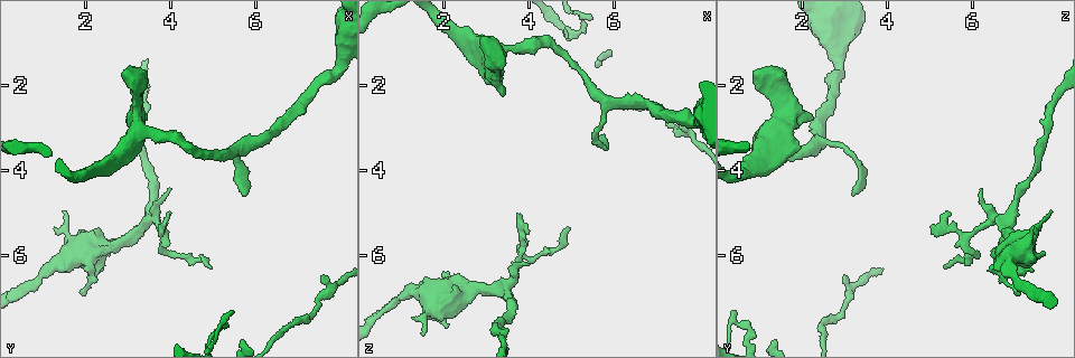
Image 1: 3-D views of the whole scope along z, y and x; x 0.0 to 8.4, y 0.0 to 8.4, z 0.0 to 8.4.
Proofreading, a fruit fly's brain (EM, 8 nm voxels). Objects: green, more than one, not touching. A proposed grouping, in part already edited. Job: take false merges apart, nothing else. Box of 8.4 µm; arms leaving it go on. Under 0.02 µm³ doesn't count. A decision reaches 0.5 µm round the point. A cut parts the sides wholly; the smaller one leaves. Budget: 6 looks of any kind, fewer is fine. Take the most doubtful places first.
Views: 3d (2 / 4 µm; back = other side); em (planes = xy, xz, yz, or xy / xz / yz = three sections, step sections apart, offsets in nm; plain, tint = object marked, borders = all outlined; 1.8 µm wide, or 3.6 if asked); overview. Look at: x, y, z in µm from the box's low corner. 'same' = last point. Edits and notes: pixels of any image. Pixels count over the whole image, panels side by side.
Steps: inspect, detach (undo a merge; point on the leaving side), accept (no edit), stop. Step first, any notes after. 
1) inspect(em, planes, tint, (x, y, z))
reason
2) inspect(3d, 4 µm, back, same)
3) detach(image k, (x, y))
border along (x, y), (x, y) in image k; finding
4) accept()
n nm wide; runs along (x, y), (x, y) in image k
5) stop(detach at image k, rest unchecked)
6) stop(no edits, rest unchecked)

inspect(em, yz, step 4, tint, (3.80, 5.55, 5.85))
abrupt turn

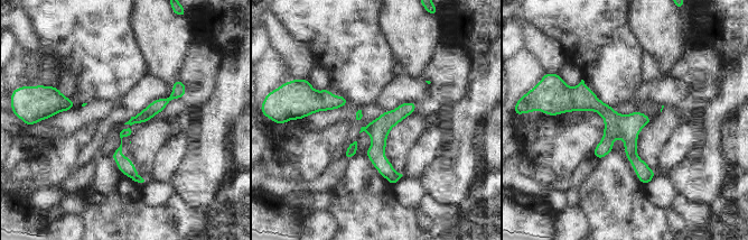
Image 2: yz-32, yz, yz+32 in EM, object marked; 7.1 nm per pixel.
accept()
runs along (563, 103), (598, 105), (647, 180) in image 2; all the same neuron

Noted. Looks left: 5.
inspect(em, 3.6 µm, yz, step 8, tint, (5.85, 3.40, 2.40))
a fork

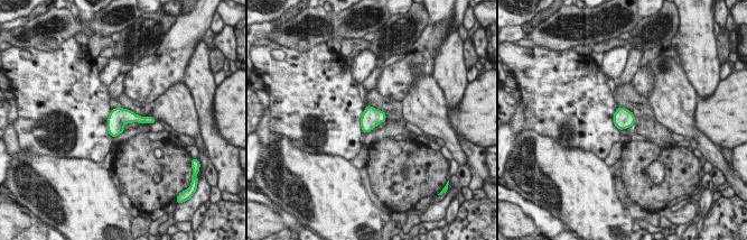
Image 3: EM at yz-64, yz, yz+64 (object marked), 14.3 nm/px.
inspect(em, 3.6 µm, xy, step 8, tint, same)

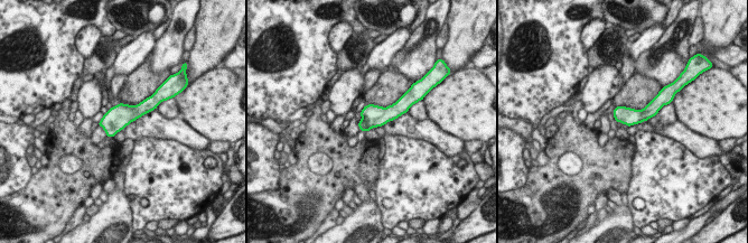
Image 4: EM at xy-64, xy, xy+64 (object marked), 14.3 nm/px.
accept()
all the same neuron

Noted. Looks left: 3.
inspect(em, xz, step 4, tint, (3.20, 3.15, 1.15))
four arms meet

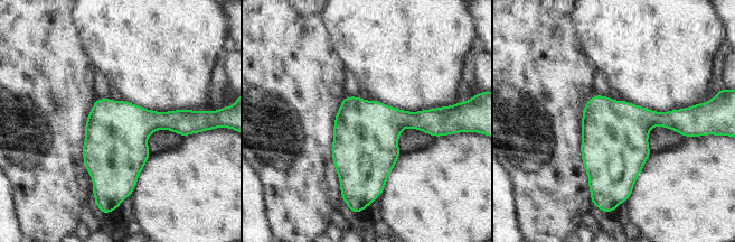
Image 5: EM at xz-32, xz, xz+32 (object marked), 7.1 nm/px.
inspect(em, planes, tint, same)
another direction

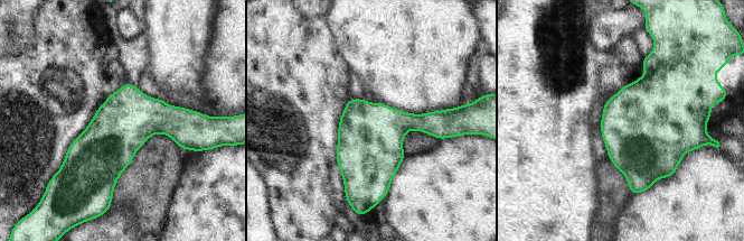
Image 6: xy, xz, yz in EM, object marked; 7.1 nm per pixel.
accept()
420 nm wide; one neuron here

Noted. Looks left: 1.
stop(no edits, rest unchecked)

